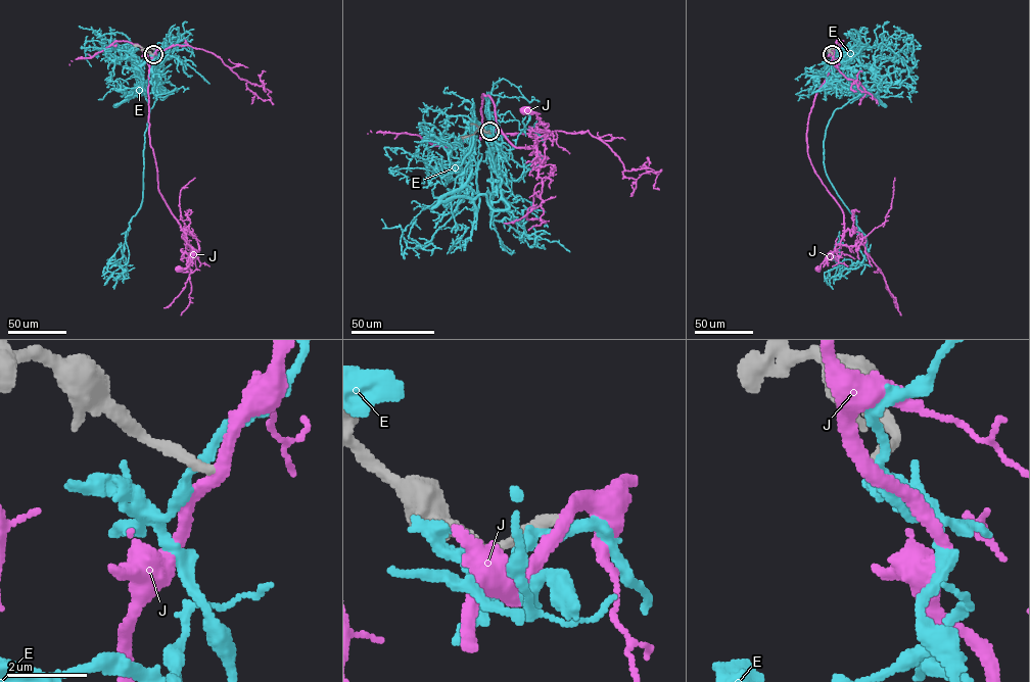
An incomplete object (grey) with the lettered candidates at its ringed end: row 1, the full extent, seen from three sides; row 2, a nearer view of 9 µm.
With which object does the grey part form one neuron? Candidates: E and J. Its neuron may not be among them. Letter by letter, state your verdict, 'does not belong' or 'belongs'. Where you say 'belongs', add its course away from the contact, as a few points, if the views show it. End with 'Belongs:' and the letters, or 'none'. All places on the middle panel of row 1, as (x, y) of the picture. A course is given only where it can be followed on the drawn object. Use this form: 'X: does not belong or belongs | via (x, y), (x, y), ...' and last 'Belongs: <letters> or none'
E: does not belong
J: does not belong
Belongs: none

